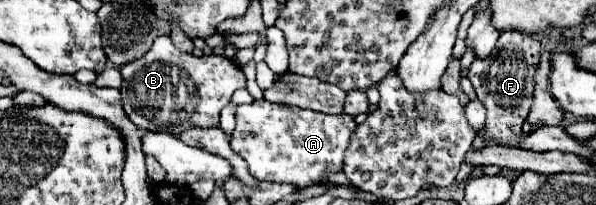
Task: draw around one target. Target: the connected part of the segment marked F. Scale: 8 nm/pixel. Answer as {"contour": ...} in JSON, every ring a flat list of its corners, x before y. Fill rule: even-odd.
{"contour":[[505,31,501,33,489,57,475,59,471,63,469,81,473,83,479,101,487,109,485,133,489,137,495,137,503,143,515,143,521,139,521,125,525,123,533,101,533,75,539,63,539,53,541,43,533,39,533,35,521,31]]}

